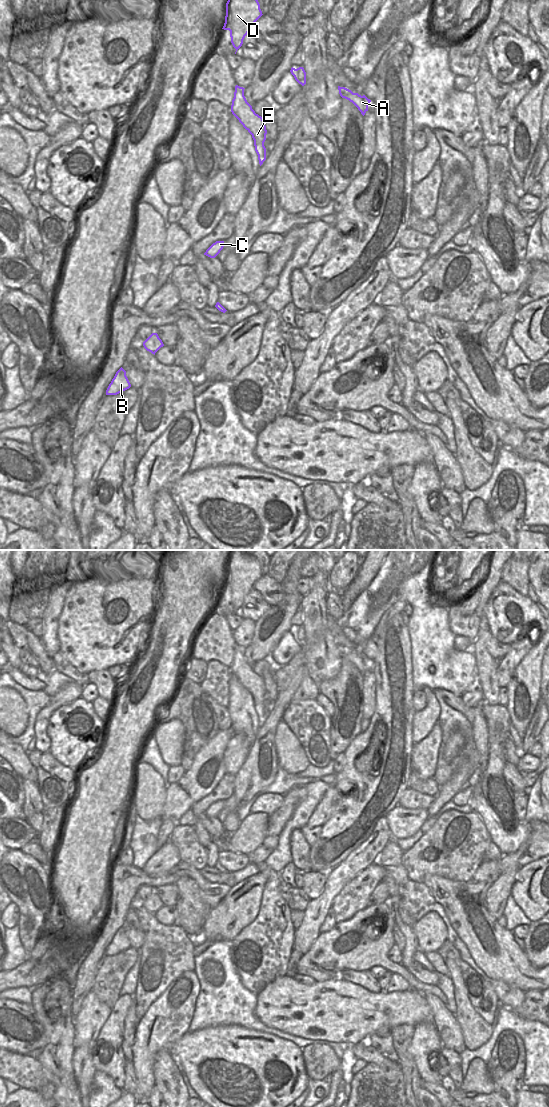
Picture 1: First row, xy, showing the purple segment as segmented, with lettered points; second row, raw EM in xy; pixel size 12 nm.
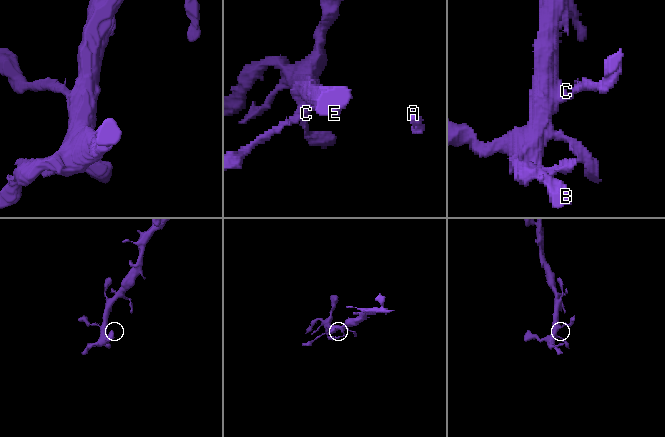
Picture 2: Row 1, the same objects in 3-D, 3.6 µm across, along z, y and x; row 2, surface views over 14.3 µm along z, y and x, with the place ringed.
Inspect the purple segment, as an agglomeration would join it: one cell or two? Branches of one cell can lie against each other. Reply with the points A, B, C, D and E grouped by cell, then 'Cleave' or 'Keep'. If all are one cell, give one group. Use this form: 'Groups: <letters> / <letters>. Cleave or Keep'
Groups: A B C D E. Keep

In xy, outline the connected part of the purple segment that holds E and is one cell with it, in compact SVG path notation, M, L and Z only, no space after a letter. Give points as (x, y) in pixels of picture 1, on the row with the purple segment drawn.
M238 85L235 86L231 112L252 135L255 151L261 166L266 160L266 148L264 142L266 140L267 130L263 118L256 114L252 109L252 106L247 102L244 96L244 89L245 88Z

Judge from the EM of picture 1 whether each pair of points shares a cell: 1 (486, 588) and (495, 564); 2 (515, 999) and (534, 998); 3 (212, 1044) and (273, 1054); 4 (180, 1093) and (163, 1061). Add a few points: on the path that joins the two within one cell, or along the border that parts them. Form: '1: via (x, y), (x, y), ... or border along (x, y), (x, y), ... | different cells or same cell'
1: via (488, 582), (493, 576), (494, 570) | same cell
2: border along (525, 992), (523, 1001), (513, 1010) | different cells
3: via (227, 1054), (258, 1054) | same cell
4: via (174, 1085), (168, 1079), (165, 1069) | same cell

